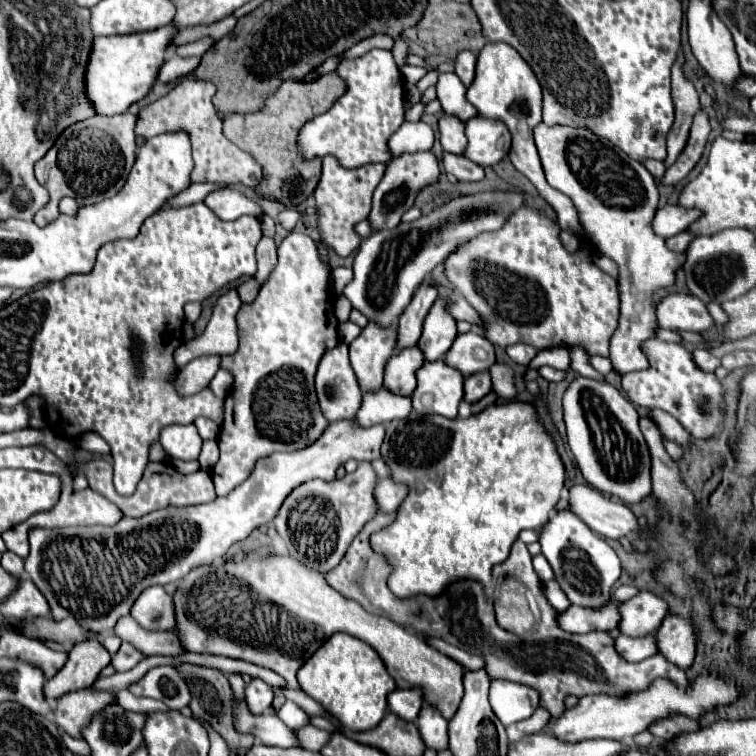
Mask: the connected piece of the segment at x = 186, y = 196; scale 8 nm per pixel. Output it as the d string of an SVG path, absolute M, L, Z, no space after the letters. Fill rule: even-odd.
M191 183L175 199L169 199L165 207L183 207L183 205L199 203L205 199L205 193L211 193L213 189L219 189L219 187L225 187L225 183Z

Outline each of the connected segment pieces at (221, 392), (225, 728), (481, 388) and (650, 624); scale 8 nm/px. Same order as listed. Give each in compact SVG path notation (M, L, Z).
M219 369L217 375L215 375L215 377L211 379L211 383L209 383L209 387L213 389L213 393L215 393L217 397L225 397L225 395L229 393L231 385L233 385L233 375L231 375L227 369Z
M181 665L179 671L181 671L183 677L187 679L189 689L191 689L191 695L193 695L191 705L189 705L191 711L193 711L199 719L207 721L207 723L227 741L227 745L229 745L231 749L239 749L239 747L241 747L241 749L251 749L251 745L255 743L255 741L253 741L253 735L241 735L241 733L237 733L235 727L233 727L233 713L231 713L231 699L233 699L233 693L231 693L231 689L229 689L227 677L225 677L221 671L217 671L217 669L207 669L207 667L197 667L197 665Z
M481 371L481 373L473 373L465 379L465 401L467 403L475 403L479 399L483 399L485 395L491 393L491 377L489 371Z
M641 591L633 599L621 605L621 633L629 633L631 637L641 637L643 633L655 633L661 621L667 615L667 603L651 591Z

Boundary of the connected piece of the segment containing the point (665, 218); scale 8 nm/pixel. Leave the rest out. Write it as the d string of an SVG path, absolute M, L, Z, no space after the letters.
M665 205L657 211L653 229L661 237L673 237L685 231L693 221L697 221L697 217L701 217L699 209L685 209L681 205Z

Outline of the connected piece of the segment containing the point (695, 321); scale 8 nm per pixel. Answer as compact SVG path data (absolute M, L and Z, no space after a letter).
M669 293L657 305L657 319L663 329L703 333L715 327L705 303L693 295Z

